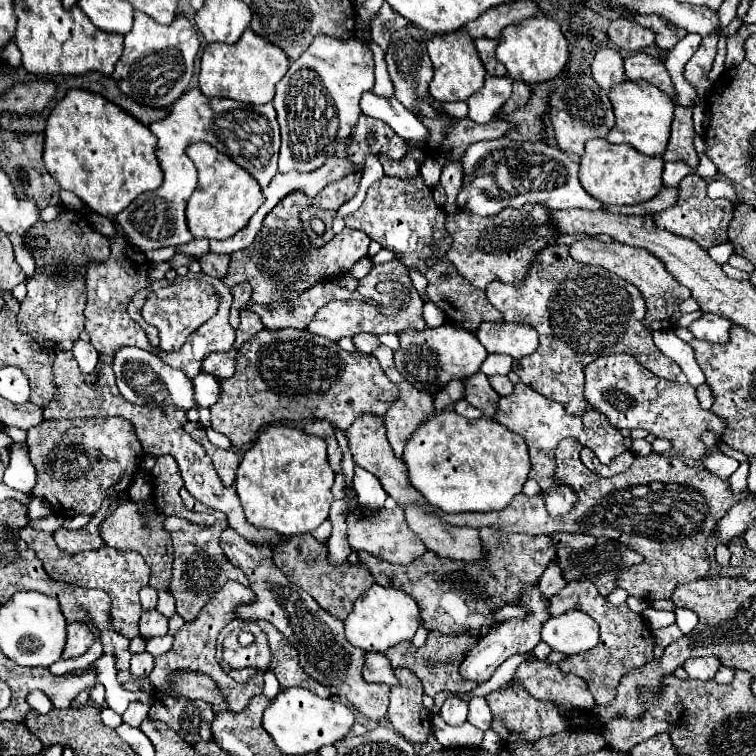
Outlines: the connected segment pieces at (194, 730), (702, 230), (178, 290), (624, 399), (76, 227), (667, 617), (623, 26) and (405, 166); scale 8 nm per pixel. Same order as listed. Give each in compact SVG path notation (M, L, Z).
M159 697L149 715L165 721L189 745L211 739L211 721L215 719L215 713L213 707L205 701Z
M689 173L687 177L683 177L683 181L677 187L677 203L657 213L655 225L675 235L691 237L699 245L703 245L703 249L709 249L713 245L727 241L727 227L729 227L729 221L733 219L733 207L735 205L731 205L731 201L727 199L709 199L705 179L699 177L697 173Z
M183 279L153 291L143 305L143 319L159 329L159 339L161 339L159 349L169 353L169 351L178 351L199 325L203 325L211 315L215 315L217 305L219 297L215 297L213 285L201 279Z
M609 355L601 357L583 369L585 373L585 391L583 399L601 415L607 417L609 425L615 429L637 429L643 427L657 437L673 439L673 451L677 455L689 459L701 459L707 453L707 447L701 443L699 435L703 431L713 431L717 441L725 431L725 425L719 417L711 411L699 407L695 389L685 383L679 385L677 381L667 381L655 377L651 371L643 369L631 355Z
M63 209L51 223L37 221L25 235L27 245L37 239L45 239L47 247L31 247L29 253L35 259L35 275L25 281L27 297L21 303L17 321L23 331L33 337L39 345L57 349L69 349L83 333L85 325L85 273L91 261L105 261L109 257L109 241L103 239L93 225L89 225L79 211Z
M647 607L643 611L643 619L649 629L661 629L675 623L675 611L657 611L653 607Z
M615 19L609 29L607 35L611 39L613 45L617 45L619 49L625 51L645 51L647 47L651 47L655 43L655 33L651 29L641 27L639 23L631 21L631 19Z
M413 147L399 161L393 161L389 157L383 157L383 155L379 155L379 161L381 161L387 175L391 175L391 177L411 177L411 175L419 173L421 163L425 161L425 153L421 149Z

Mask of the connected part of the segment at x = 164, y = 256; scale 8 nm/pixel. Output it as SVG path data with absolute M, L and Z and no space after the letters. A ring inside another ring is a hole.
M171 246L156 250L150 250L145 253L146 258L151 263L165 262L176 253L177 246Z

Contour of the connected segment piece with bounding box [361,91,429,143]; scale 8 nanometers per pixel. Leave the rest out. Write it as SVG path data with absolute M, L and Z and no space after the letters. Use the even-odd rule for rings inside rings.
M369 91L361 97L361 111L367 117L385 121L399 137L407 141L427 143L429 139L429 129L423 125L423 121L415 117L409 109L405 109L395 97L385 99Z

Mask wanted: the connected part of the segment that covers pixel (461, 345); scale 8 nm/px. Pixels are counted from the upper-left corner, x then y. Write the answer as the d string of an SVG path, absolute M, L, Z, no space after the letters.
M445 323L435 329L425 327L423 331L415 331L415 329L401 331L399 341L401 345L395 351L397 371L415 389L425 391L429 395L435 395L437 391L441 391L451 379L467 379L475 375L487 357L487 351L481 345L481 341L473 333L467 333L463 327L457 327L453 323Z

